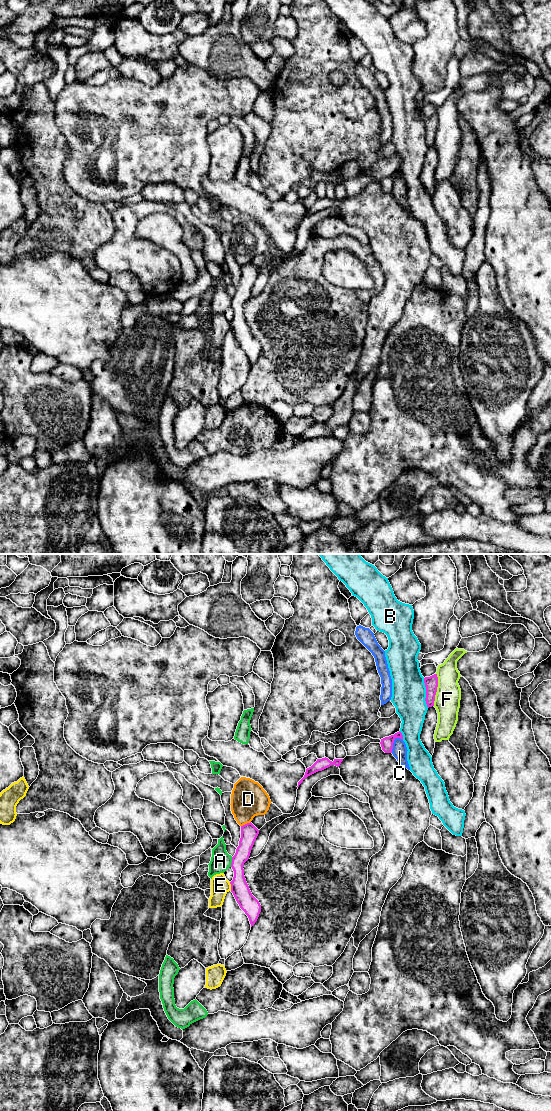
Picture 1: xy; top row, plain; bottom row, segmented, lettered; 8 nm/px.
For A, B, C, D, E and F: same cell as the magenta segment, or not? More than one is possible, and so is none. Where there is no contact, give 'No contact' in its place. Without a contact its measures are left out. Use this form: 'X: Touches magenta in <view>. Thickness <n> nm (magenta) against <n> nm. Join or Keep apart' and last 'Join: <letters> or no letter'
A: Touches magenta in xy. Thickness 140 nm (magenta) against 160 nm. Keep apart
B: Touches magenta in xy. Thickness 110 nm (magenta) against 280 nm. Keep apart
C: Touches magenta in xy. Thickness 100 nm (magenta) against 120 nm. Keep apart
D: Touches magenta in xy. Thickness 140 nm (magenta) against 280 nm. Keep apart
E: Touches magenta in xy. Thickness 150 nm (magenta) against 150 nm. Keep apart
F: Touches magenta in xy. Thickness 110 nm (magenta) against 200 nm. Keep apart
Join: no letter

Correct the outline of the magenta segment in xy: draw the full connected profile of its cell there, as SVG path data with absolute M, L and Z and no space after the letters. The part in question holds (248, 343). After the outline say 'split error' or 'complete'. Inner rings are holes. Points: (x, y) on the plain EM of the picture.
M250 262L241 266L241 278L235 295L232 297L231 307L234 311L231 324L233 333L240 348L248 356L251 367L257 361L261 352L259 341L252 335L244 316L244 303L249 299L251 289L259 274L259 270Z; complete

